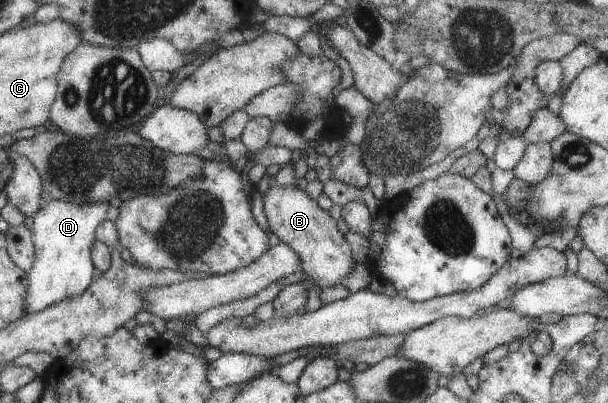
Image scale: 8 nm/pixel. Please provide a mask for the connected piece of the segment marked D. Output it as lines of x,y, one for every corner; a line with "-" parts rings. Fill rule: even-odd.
54,200
36,212
30,228
34,260
32,266
26,270
24,315
43,311
60,300
70,300
87,291
94,274
91,252
95,231
105,220
108,206
107,202
102,201
76,206
62,200

